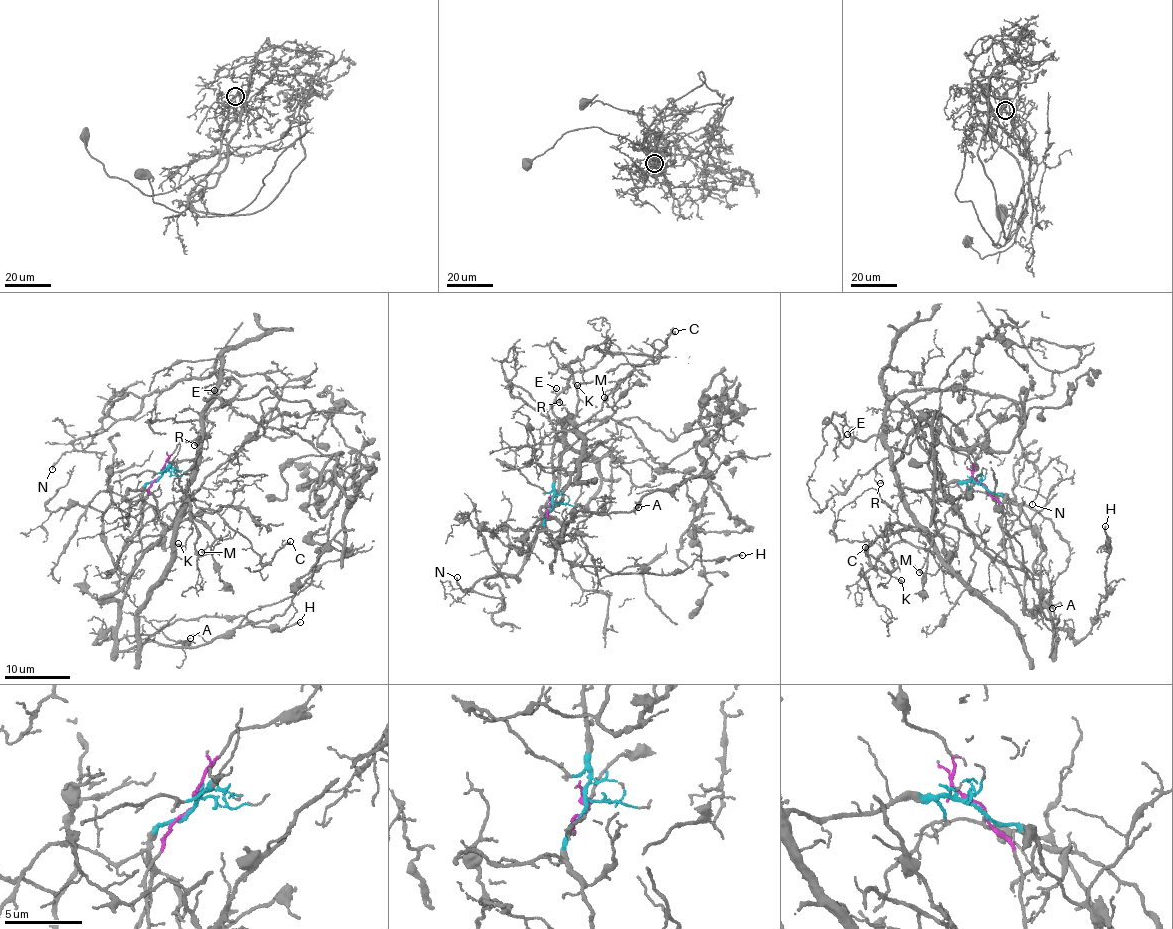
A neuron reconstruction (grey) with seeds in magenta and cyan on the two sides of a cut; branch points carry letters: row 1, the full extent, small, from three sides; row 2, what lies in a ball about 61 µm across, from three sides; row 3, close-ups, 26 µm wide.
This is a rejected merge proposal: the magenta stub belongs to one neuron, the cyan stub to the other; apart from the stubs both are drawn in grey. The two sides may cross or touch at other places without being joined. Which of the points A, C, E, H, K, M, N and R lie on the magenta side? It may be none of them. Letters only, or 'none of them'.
A, H, M

